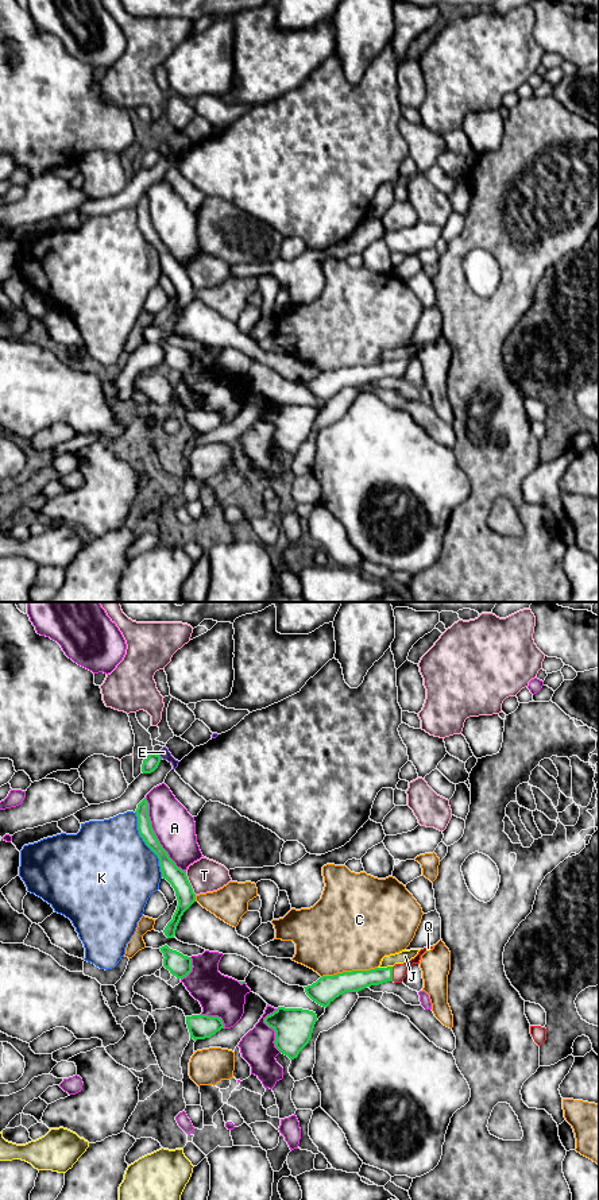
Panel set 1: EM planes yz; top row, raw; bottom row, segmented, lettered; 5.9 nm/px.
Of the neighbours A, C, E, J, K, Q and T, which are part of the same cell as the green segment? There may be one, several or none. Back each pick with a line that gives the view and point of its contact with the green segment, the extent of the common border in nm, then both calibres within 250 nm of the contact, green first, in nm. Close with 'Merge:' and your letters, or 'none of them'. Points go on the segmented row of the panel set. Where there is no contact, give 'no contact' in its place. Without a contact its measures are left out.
Q: yz (391, 973) | 90 nm | 130/90 nm
Merge: Q

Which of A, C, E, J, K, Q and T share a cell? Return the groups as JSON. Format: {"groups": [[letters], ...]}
{"groups": [["A"], ["C"], ["E"], ["J"], ["K"], ["Q"], ["T"]]}

